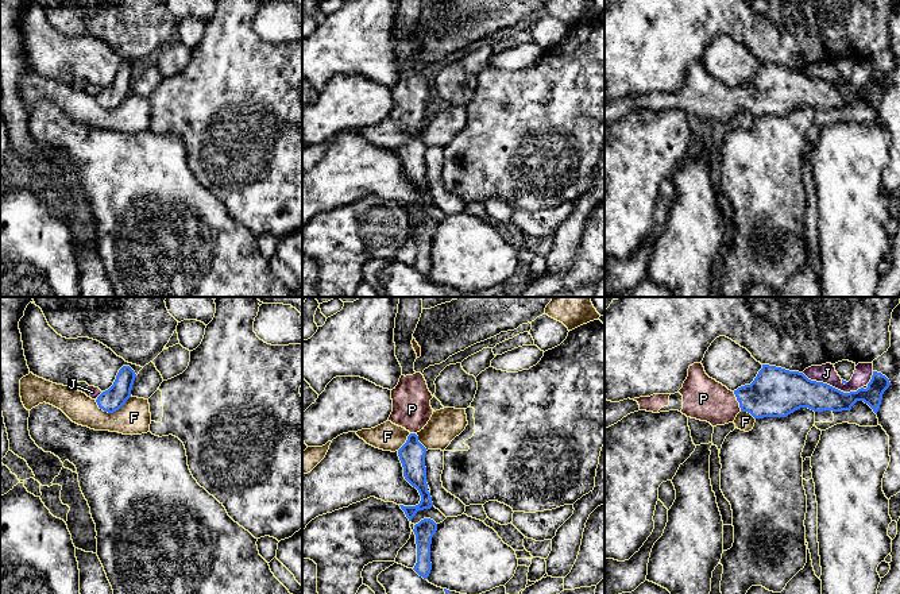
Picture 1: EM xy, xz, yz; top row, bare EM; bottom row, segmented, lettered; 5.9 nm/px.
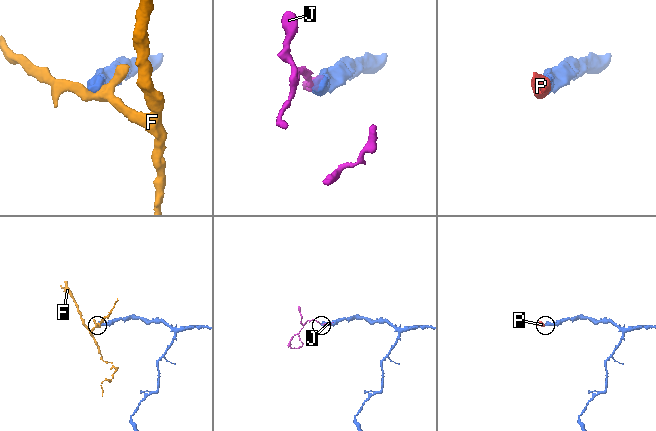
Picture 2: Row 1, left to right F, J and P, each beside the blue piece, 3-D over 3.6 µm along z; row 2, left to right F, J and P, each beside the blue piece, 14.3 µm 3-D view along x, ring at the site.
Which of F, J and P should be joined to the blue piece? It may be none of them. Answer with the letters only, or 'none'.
P

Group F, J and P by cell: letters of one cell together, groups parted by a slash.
F / J / P

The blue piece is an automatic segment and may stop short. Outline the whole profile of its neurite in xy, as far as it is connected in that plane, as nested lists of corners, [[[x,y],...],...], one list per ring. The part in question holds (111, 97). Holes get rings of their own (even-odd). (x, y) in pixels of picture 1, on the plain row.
[[[123,63],[113,82],[97,94],[96,100],[99,105],[108,111],[119,108],[131,94],[135,74],[136,72],[130,63]]]

